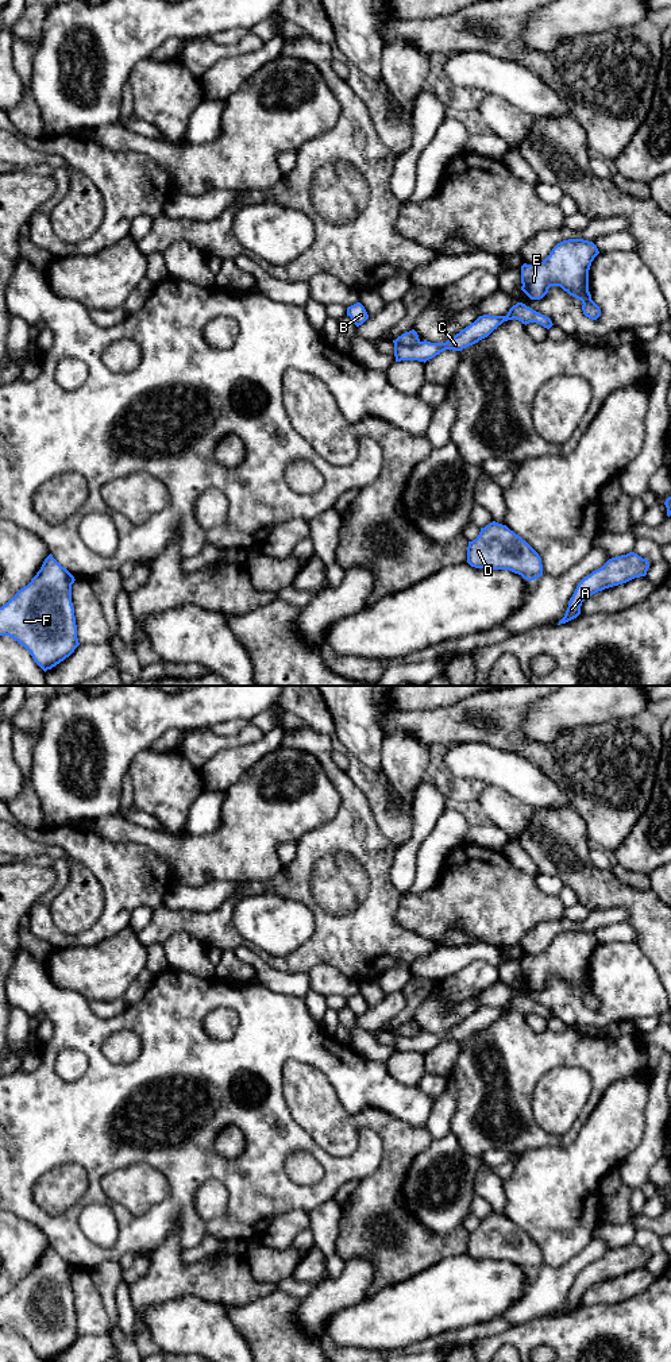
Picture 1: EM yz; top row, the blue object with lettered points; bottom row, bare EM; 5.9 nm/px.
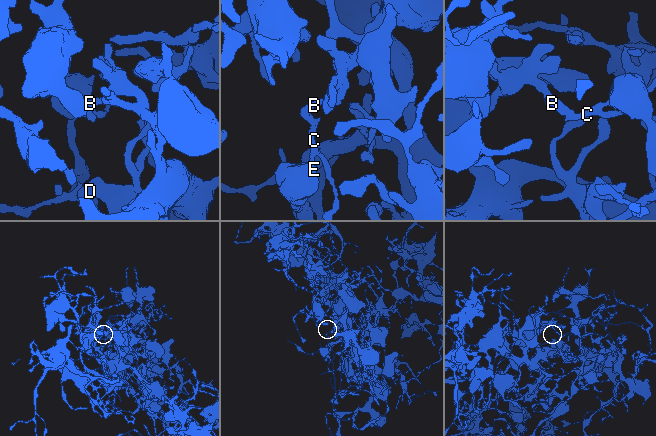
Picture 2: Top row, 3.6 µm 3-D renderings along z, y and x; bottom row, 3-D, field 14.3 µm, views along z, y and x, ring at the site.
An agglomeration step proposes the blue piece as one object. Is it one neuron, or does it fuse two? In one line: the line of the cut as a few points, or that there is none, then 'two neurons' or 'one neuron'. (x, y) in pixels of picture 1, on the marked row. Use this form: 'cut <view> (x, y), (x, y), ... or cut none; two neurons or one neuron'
cut yz (419, 340), (411, 346), (394, 344); two neurons

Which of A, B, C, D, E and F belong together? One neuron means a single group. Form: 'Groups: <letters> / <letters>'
Groups: A B D E F / C

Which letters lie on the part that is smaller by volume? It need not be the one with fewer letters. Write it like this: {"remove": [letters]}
{"remove": ["C"]}

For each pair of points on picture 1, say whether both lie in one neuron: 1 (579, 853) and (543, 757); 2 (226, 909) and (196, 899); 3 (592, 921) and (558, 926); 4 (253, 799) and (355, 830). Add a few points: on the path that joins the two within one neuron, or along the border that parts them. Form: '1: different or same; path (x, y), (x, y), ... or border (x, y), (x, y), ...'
1: different; border (575, 810), (585, 825), (585, 836), (587, 838)
2: different; border (232, 899), (226, 899), (208, 911), (188, 911)
3: same; path (583, 926), (566, 926)
4: different; border (336, 791), (339, 811), (300, 837)

